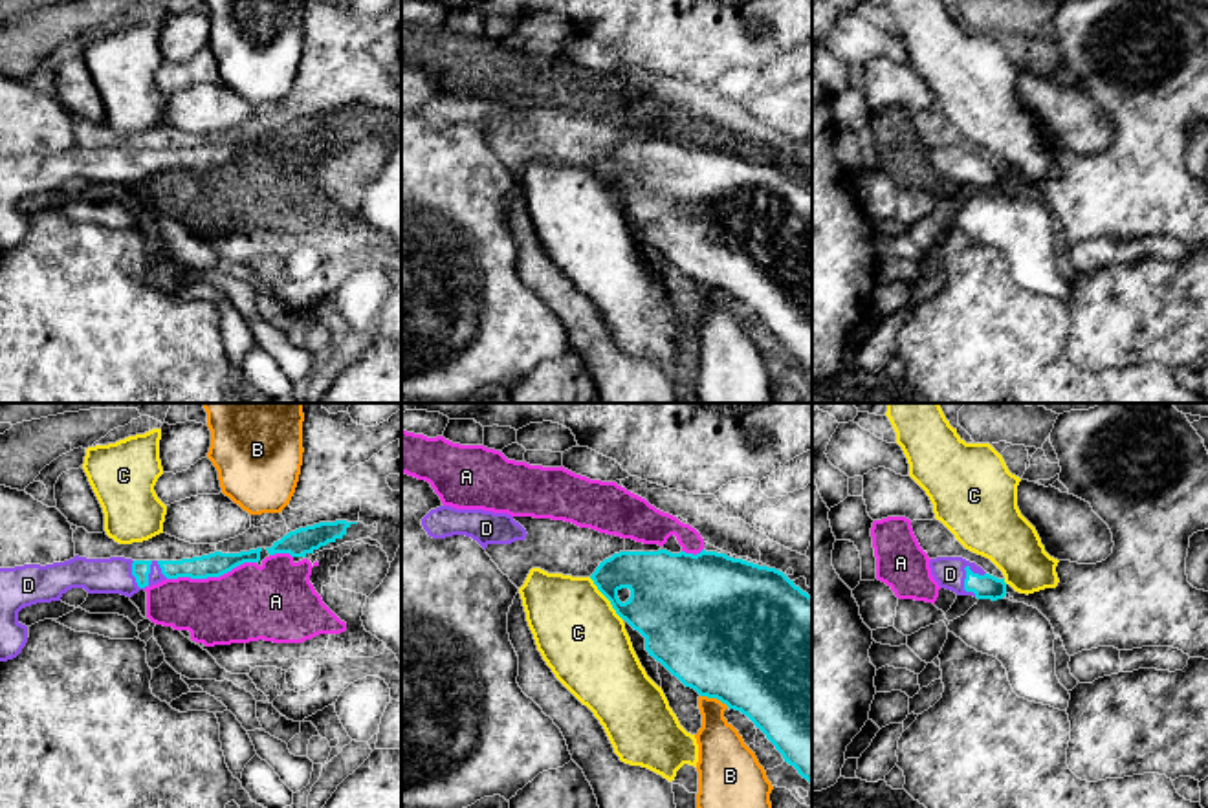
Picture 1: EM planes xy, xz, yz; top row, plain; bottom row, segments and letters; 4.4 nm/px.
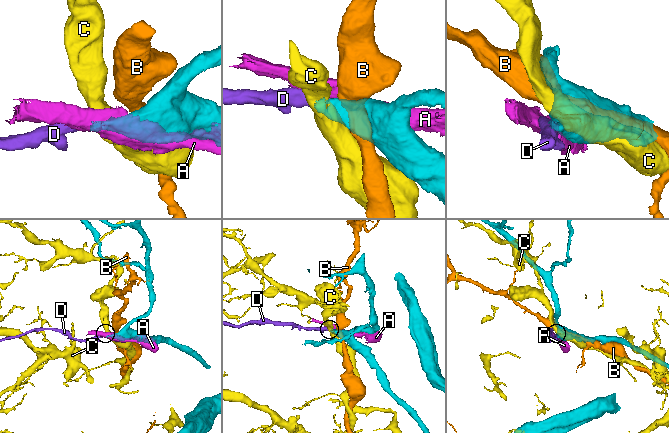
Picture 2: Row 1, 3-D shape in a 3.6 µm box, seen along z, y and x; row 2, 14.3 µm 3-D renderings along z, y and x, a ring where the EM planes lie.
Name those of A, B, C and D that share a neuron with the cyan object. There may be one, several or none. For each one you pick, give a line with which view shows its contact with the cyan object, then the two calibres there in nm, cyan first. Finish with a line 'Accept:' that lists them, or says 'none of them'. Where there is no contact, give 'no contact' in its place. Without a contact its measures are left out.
D: contact in xy; calibres 80 and 160 nm
Accept: D

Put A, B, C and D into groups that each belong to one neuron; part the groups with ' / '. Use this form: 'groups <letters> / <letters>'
groups A / B / C / D

